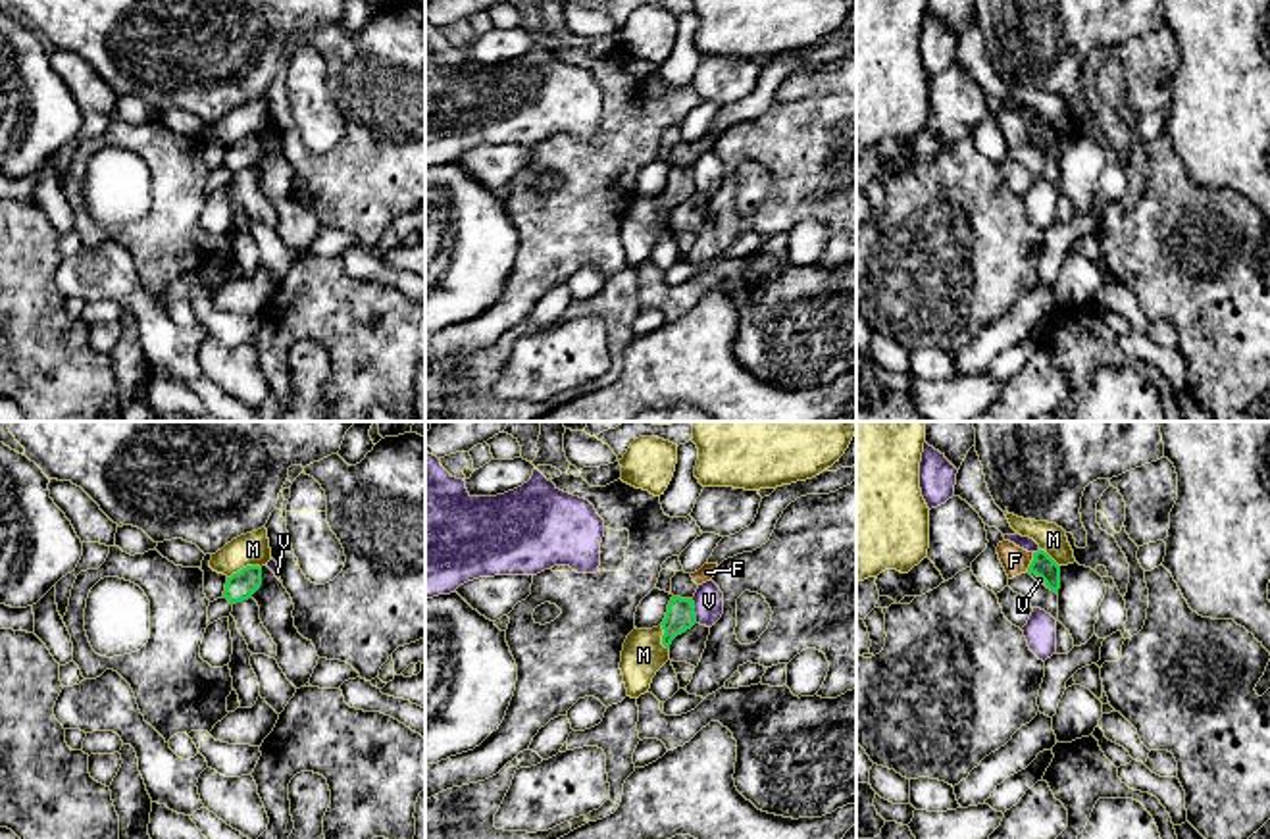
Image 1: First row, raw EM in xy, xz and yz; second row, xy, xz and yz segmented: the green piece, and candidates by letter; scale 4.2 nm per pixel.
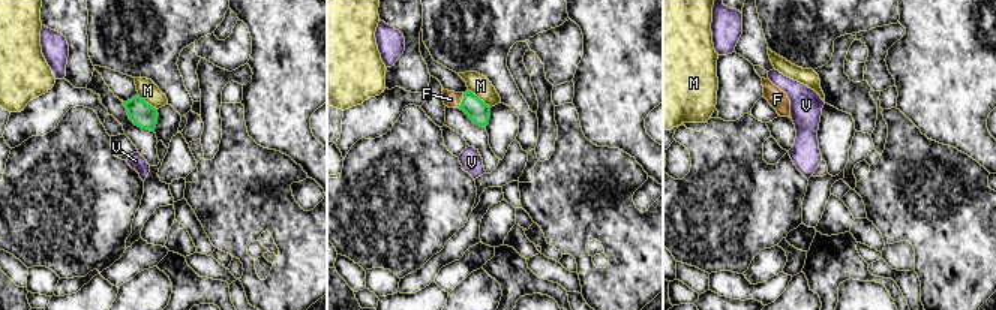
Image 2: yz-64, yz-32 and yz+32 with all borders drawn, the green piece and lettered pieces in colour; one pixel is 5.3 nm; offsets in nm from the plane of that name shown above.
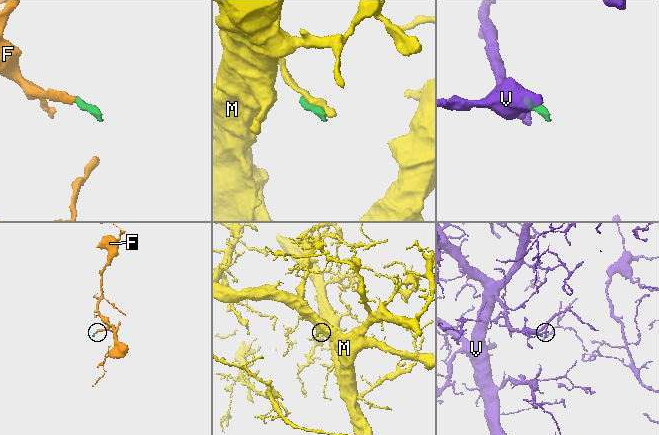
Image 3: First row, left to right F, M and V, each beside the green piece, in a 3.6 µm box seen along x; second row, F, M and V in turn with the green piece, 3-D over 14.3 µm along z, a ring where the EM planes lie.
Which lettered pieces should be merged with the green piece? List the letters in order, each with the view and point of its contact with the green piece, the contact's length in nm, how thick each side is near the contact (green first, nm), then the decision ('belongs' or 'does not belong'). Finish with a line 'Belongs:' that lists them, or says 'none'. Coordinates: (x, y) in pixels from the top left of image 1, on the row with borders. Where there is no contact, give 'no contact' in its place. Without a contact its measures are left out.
F: yz (1032, 562) | 90 nm | 100/120 nm | belongs
M: xy (243, 568) | 150 nm | 120/140 nm | does not belong
V: xz (693, 610) | 110 nm | 120/130 nm | does not belong
Belongs: F

